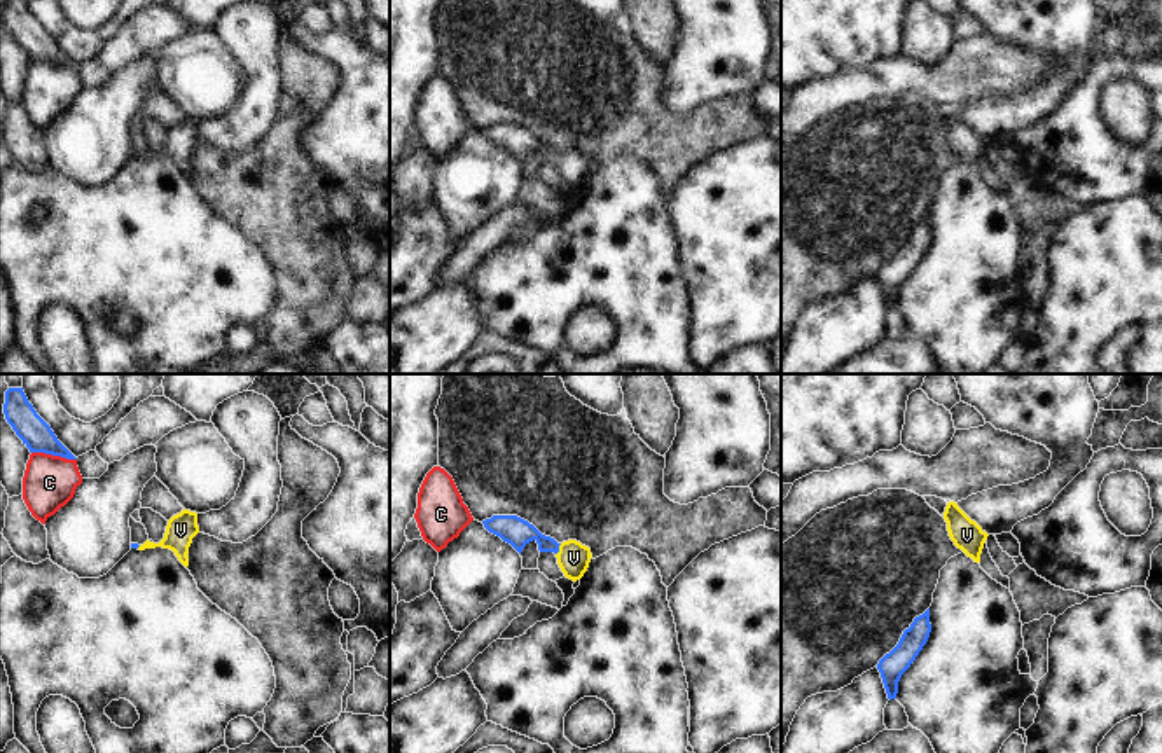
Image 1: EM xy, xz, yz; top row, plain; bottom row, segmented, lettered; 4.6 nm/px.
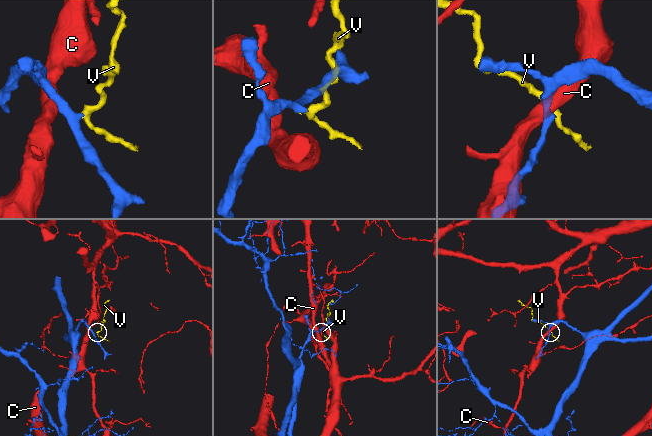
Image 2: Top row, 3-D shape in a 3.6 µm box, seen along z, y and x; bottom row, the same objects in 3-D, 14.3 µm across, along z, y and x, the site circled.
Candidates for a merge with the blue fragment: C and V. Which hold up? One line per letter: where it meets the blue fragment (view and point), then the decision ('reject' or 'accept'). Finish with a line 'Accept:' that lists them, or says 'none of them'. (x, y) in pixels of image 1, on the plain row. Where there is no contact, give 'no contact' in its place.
C: xy (55, 63) | reject
V: xz (558, 158) | accept
Accept: V

